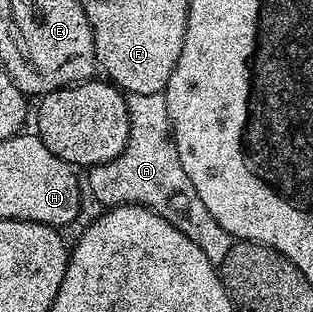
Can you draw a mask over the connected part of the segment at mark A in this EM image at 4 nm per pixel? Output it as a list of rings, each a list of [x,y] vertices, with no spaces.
[[[135,93],[129,95],[125,100],[125,109],[129,112],[129,136],[125,139],[125,148],[111,161],[88,168],[88,194],[90,191],[94,201],[102,203],[100,206],[105,209],[120,207],[123,203],[138,203],[140,207],[151,209],[159,217],[175,225],[179,233],[191,237],[191,241],[195,241],[195,245],[199,245],[199,249],[207,253],[207,261],[220,265],[223,257],[231,253],[235,240],[227,233],[227,229],[223,229],[223,225],[219,225],[219,221],[215,221],[215,217],[211,217],[207,205],[199,201],[199,193],[195,193],[195,185],[191,185],[183,165],[179,165],[179,153],[175,149],[173,126],[167,117],[167,101],[164,94]]]

